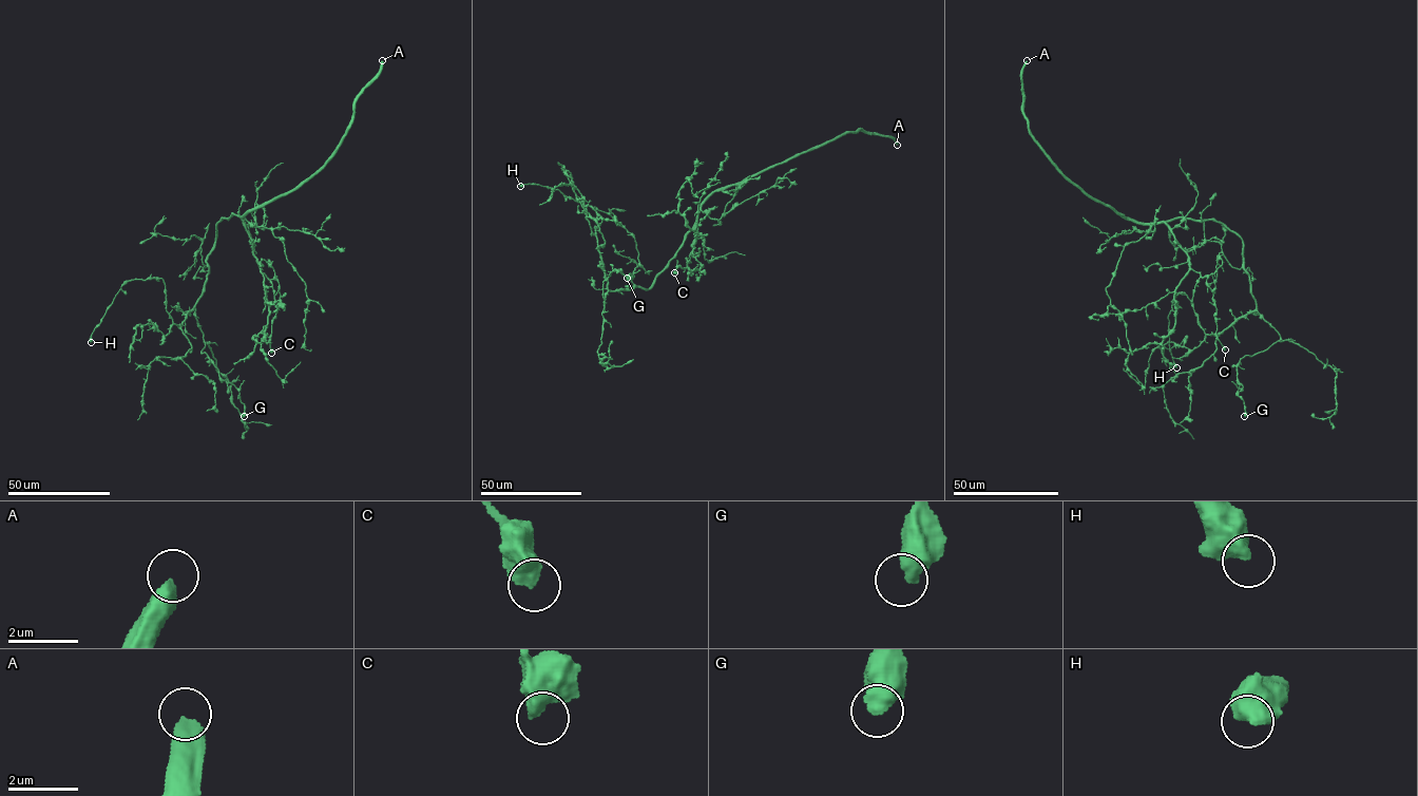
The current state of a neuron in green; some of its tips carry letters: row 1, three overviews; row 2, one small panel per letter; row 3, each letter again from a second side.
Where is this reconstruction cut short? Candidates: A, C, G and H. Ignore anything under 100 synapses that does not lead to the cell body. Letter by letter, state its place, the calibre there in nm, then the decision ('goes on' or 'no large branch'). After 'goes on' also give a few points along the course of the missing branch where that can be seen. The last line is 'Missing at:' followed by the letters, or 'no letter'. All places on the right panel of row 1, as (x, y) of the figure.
A: at (1027, 60); 500 nm thick; goes on; missing branch runs (1027, 60), (1050, 42), (1076, 31), (1138, 65), (1189, 79), (1246, 106), (1290, 98), (1321, 81)
C: at (1225, 349); 650 nm thick; no large branch
G: at (1244, 416); 600 nm thick; no large branch
H: at (1176, 367); 550 nm thick; no large branch
Missing at: A

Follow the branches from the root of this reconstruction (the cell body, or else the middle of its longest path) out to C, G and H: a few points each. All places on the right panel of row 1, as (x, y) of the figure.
C: (1213, 221), (1176, 218), (1165, 222), (1189, 267), (1207, 278), (1217, 308), (1217, 338), (1225, 349)
G: (1213, 221), (1242, 240), (1257, 310), (1280, 337), (1240, 360), (1237, 380), (1242, 385), (1239, 395), (1244, 416)
H: (1213, 221), (1242, 240), (1256, 307), (1207, 335), (1193, 303), (1176, 295), (1168, 317), (1176, 367)

